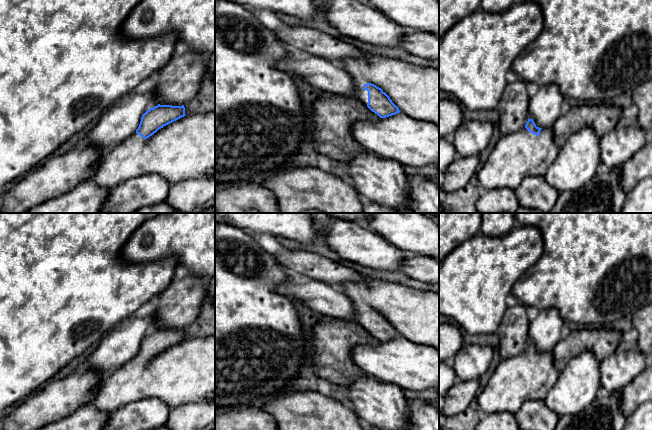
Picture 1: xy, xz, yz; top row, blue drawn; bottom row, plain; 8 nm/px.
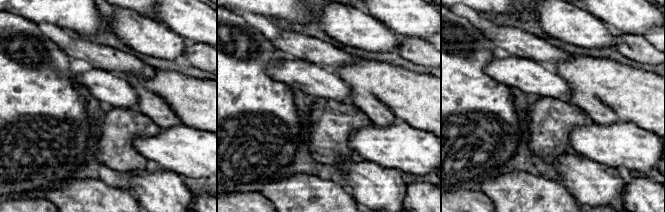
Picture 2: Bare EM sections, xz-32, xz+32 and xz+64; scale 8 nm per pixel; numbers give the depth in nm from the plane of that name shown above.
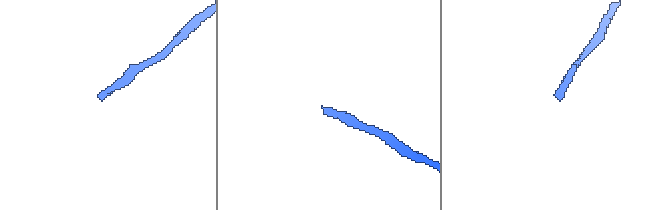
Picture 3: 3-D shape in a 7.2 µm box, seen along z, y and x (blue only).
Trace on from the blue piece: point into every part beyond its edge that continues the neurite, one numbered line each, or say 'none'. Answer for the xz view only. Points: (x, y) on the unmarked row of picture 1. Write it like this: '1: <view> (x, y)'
1: xz (414, 313)

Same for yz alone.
1: yz (515, 380)

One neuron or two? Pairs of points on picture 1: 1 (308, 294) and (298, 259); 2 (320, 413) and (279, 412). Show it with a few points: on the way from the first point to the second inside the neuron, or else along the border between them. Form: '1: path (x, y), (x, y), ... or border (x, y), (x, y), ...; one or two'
1: border (311, 278), (334, 285); two
2: path (310, 412), (289, 412); one

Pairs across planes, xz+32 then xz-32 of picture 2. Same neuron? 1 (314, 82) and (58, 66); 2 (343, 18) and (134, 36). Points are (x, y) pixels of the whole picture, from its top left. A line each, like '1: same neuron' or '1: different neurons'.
1: different neurons
2: same neuron

